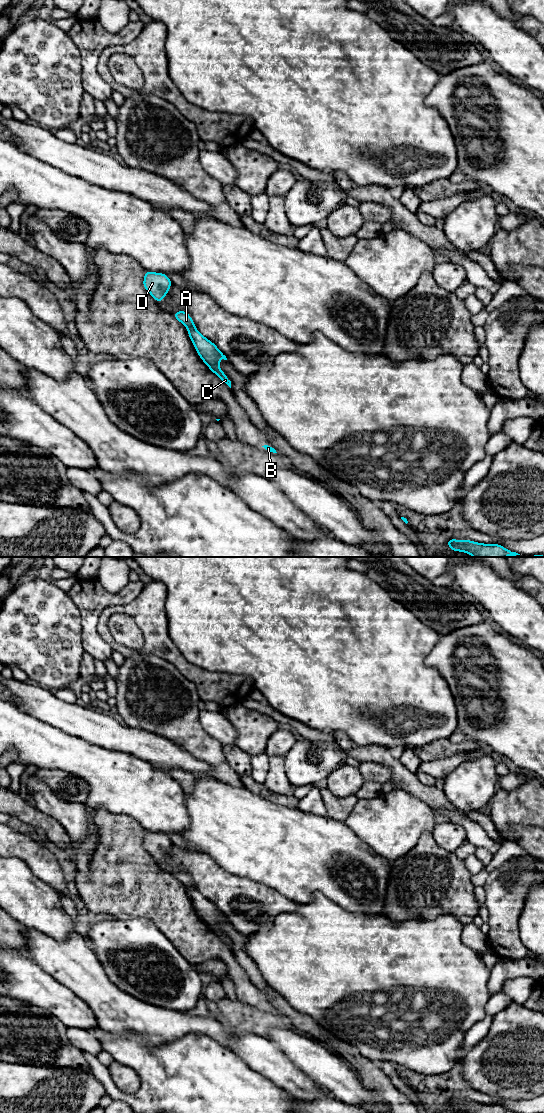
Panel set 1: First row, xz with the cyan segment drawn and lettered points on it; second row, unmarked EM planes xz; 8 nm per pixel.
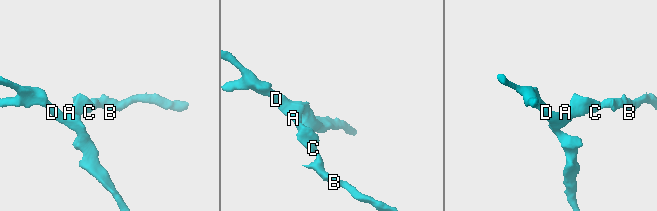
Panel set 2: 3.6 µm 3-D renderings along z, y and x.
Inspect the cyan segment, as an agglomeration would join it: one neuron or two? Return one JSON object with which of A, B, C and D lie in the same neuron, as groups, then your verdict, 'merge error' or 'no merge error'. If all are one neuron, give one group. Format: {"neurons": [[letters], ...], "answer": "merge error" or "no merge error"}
{"neurons": [["A", "D"], ["B", "C"]], "answer": "merge error"}

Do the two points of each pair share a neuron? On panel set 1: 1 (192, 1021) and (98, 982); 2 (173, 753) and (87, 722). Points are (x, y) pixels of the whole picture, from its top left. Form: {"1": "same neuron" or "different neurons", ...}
{"1": "same neuron", "2": "same neuron"}

